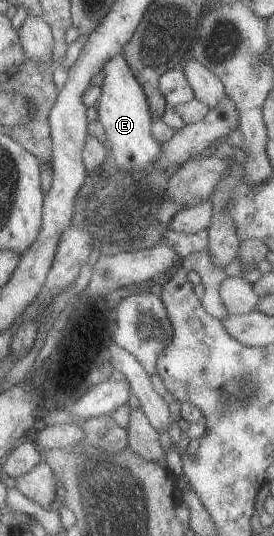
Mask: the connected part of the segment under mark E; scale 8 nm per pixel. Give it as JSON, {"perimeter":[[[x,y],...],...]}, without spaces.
{"perimeter":[[[121,53],[111,56],[102,66],[102,84],[100,94],[93,104],[97,112],[97,120],[104,130],[106,142],[103,163],[92,173],[87,173],[83,185],[75,198],[72,226],[88,231],[91,234],[93,251],[102,255],[134,252],[149,249],[160,242],[164,232],[168,230],[170,217],[180,208],[165,195],[165,182],[170,176],[167,171],[154,168],[153,162],[159,153],[161,143],[150,137],[150,124],[154,121],[146,104],[146,97],[132,76]]]}

